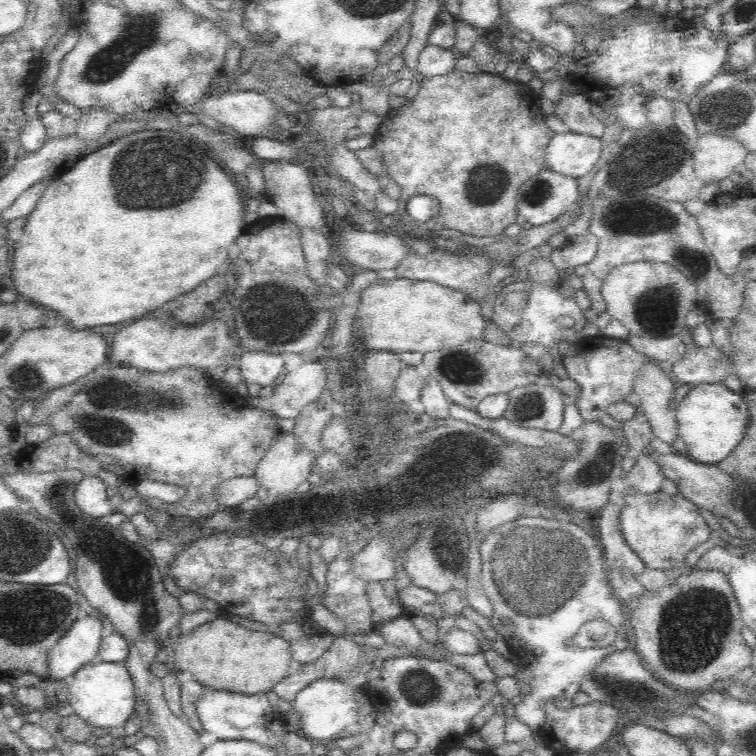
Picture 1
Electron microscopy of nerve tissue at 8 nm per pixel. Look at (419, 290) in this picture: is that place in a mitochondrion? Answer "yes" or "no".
no

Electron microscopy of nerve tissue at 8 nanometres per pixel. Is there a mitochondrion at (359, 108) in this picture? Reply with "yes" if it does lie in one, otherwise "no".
no

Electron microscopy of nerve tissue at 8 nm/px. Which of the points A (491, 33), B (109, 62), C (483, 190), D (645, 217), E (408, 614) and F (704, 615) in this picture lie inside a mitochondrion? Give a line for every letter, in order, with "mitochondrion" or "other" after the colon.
A: other
B: mitochondrion
C: mitochondrion
D: mitochondrion
E: other
F: mitochondrion

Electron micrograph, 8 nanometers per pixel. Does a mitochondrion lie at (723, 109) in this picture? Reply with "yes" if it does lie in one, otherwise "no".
yes

